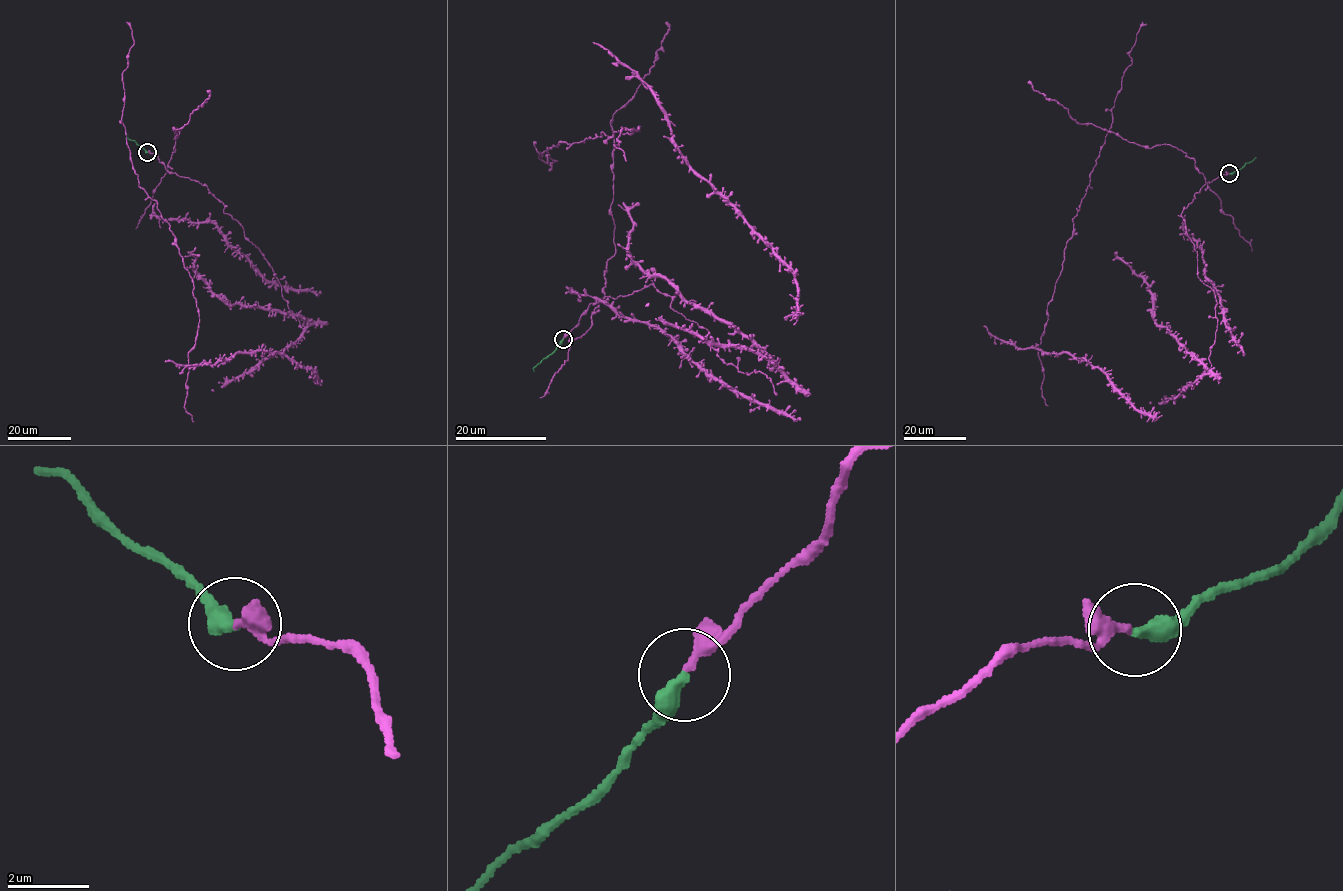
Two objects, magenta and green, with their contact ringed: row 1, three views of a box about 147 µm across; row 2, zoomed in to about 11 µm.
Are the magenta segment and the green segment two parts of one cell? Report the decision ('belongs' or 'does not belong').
belongs

